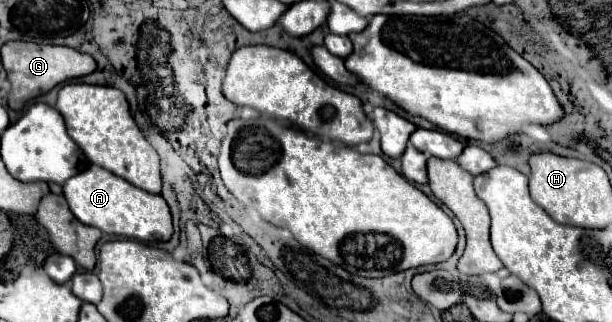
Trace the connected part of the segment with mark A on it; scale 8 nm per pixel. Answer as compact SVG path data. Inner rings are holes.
M90 165L86 171L70 177L64 183L64 197L70 205L70 211L84 225L98 227L110 235L122 235L152 243L152 241L168 241L174 233L170 209L162 195L146 193L130 185L126 179L98 165Z

